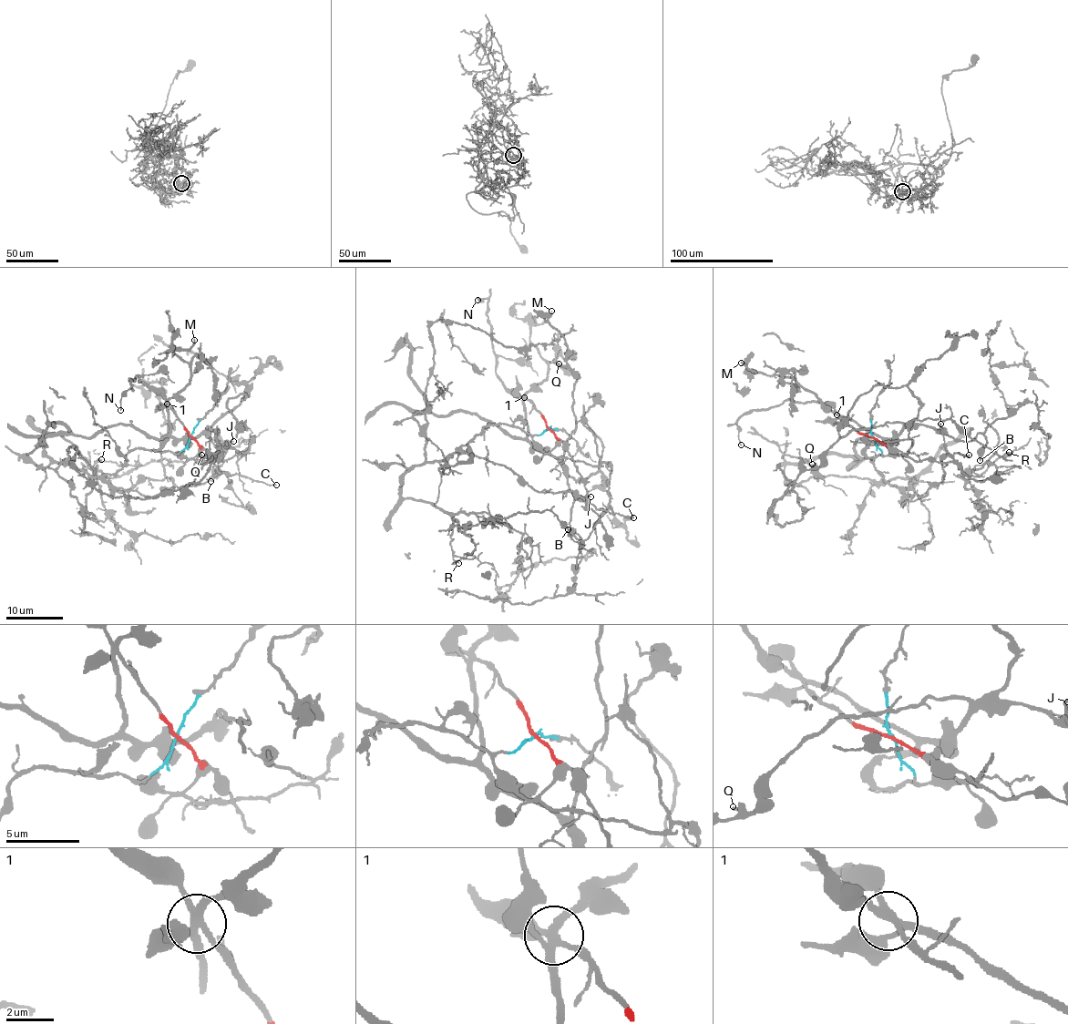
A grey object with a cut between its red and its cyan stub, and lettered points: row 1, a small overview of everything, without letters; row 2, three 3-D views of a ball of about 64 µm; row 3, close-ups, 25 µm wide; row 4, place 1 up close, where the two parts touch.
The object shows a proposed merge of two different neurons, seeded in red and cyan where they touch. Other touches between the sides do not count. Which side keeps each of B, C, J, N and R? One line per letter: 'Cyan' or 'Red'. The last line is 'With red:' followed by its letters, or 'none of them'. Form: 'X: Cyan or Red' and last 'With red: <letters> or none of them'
B: Cyan
C: Cyan
J: Cyan
N: Red
R: Cyan
With red: N

